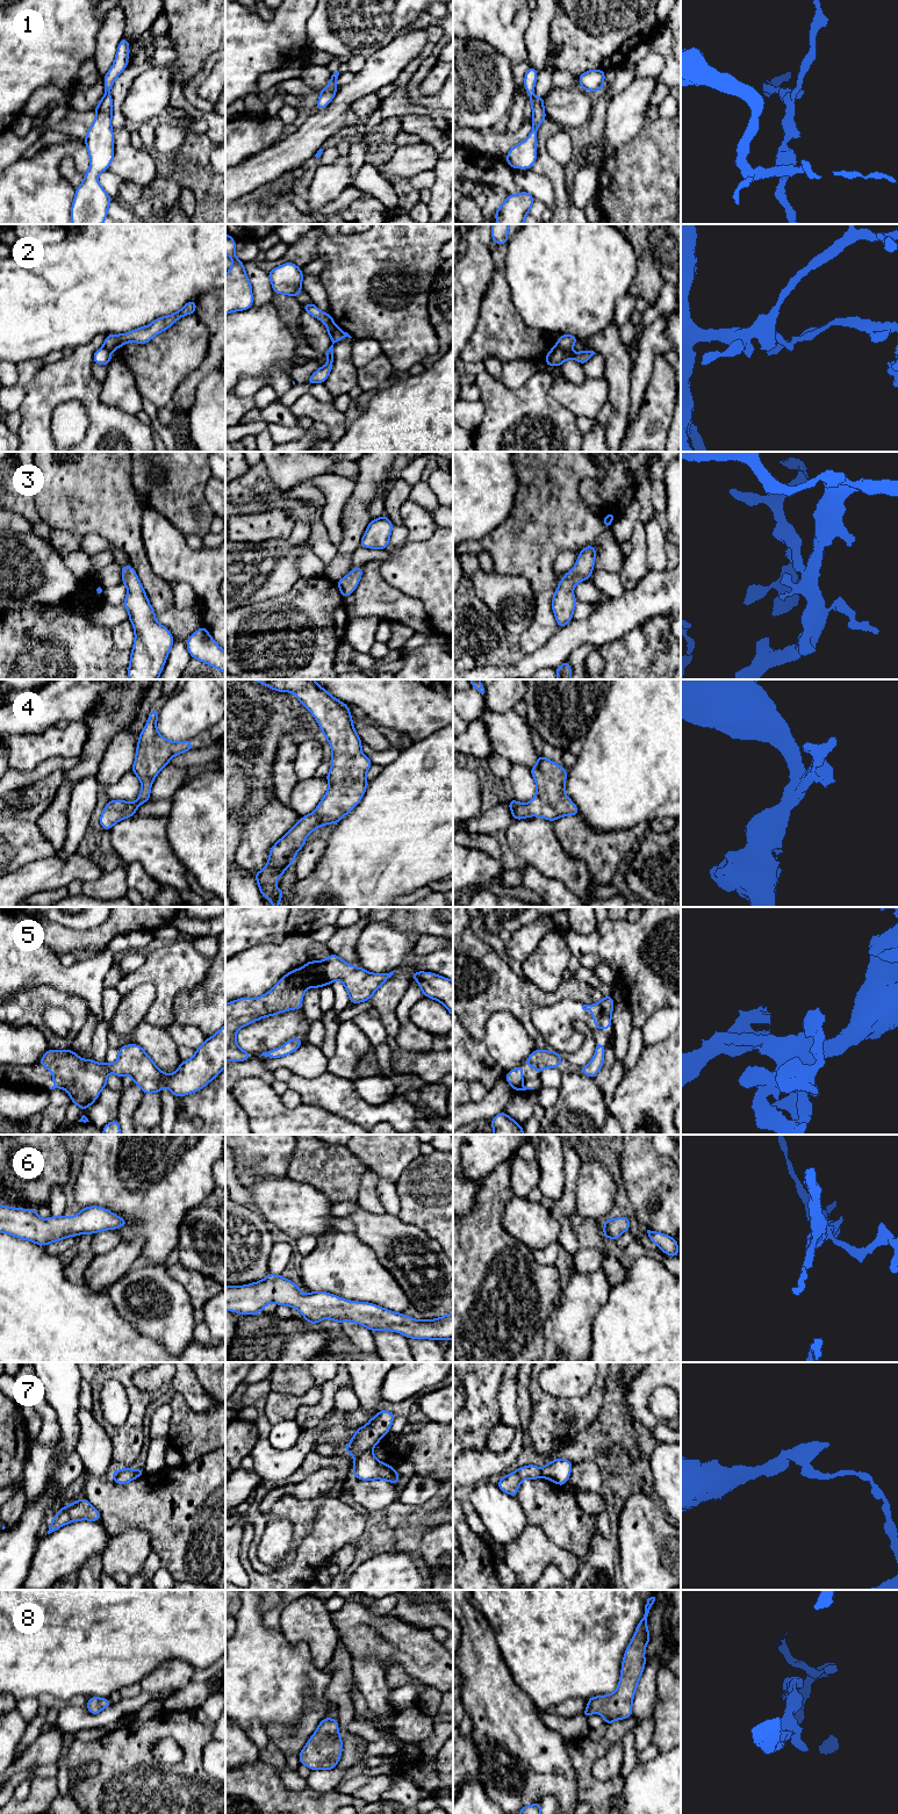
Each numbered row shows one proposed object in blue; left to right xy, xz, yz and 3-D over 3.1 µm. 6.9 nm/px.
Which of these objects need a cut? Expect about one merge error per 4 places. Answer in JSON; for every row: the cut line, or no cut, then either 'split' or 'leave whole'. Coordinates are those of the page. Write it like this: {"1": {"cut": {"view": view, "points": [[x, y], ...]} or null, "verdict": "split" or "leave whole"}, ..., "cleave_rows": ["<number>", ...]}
{"1": {"cut": null, "verdict": "leave whole"}, "2": {"cut": {"view": "xz", "points": [[338, 329], [332, 335], [332, 343]]}, "verdict": "split"}, "3": {"cut": null, "verdict": "leave whole"}, "4": {"cut": null, "verdict": "leave whole"}, "5": {"cut": null, "verdict": "leave whole"}, "6": {"cut": null, "verdict": "leave whole"}, "7": {"cut": {"view": "xz", "points": [[371, 1449], [365, 1449], [354, 1455]]}, "verdict": "split"}, "8": {"cut": null, "verdict": "leave whole"}, "cleave_rows": ["2", "7"]}

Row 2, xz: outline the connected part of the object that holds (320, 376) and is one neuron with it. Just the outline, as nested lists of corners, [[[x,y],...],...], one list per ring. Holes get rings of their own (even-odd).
[[[314,303],[304,304],[302,308],[304,311],[322,321],[326,325],[328,334],[330,336],[332,343],[332,334],[338,330],[338,326],[333,322],[331,315],[322,312]],[[333,343],[323,354],[328,358],[329,362],[325,366],[321,366],[312,375],[310,375],[307,381],[308,384],[324,383],[328,379],[333,367]]]

